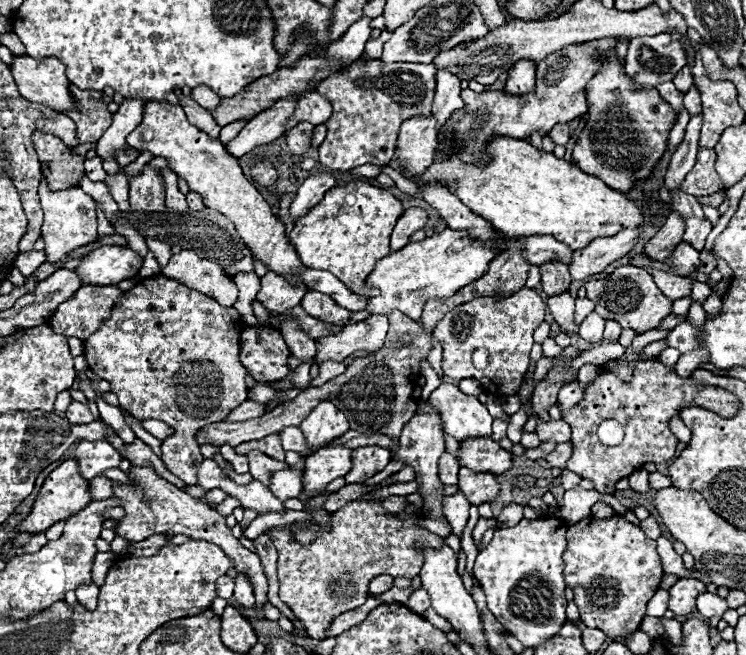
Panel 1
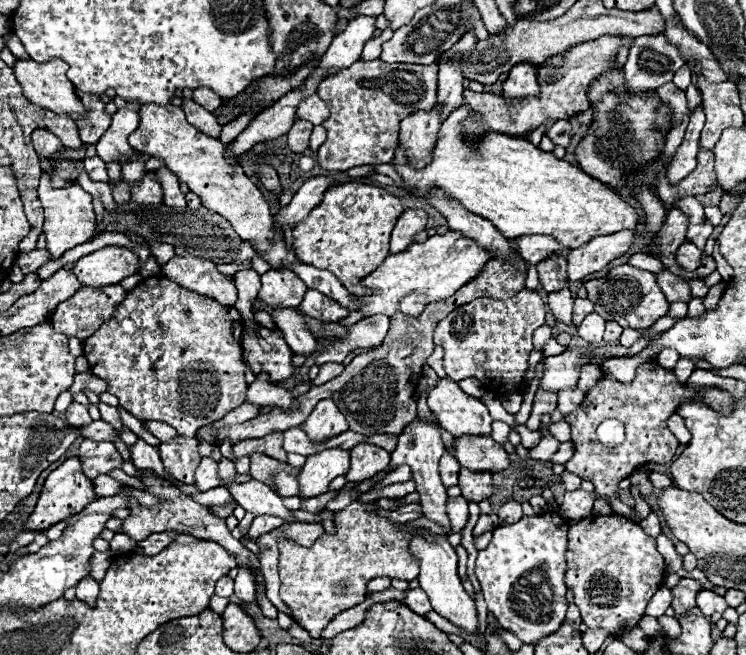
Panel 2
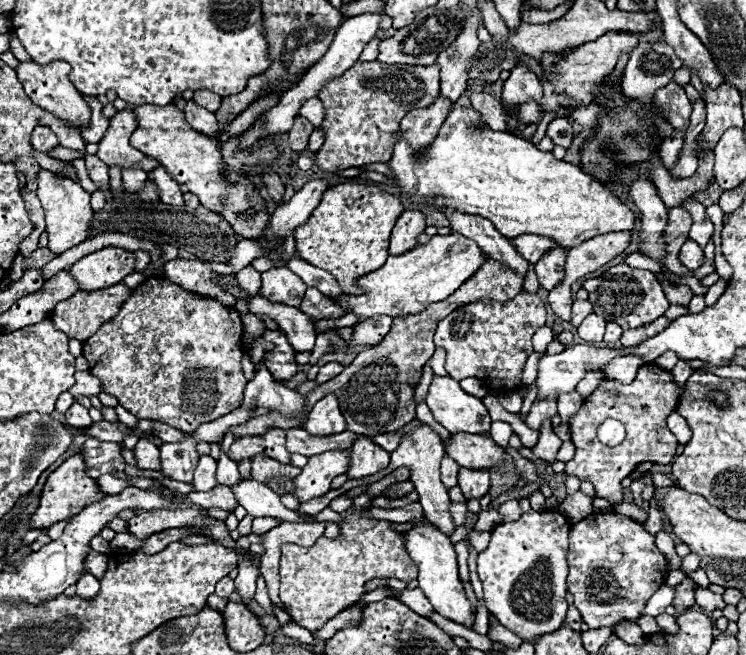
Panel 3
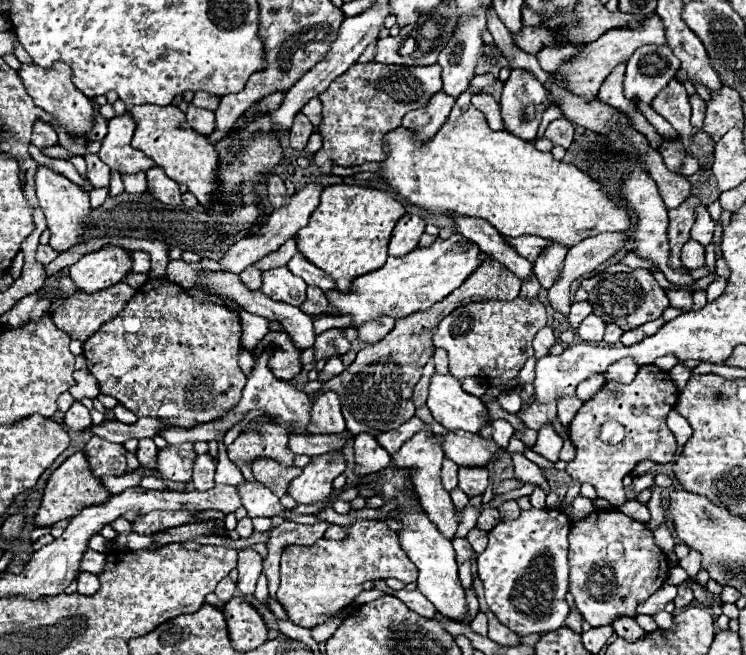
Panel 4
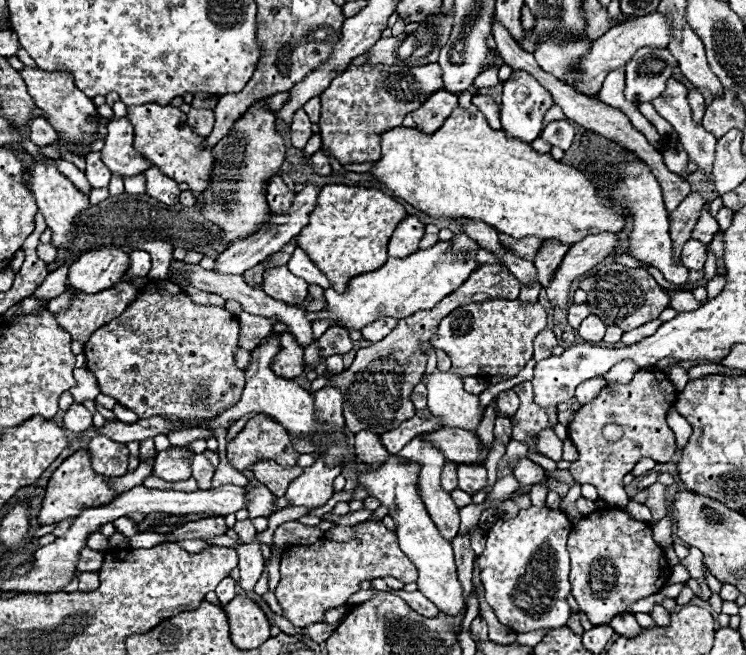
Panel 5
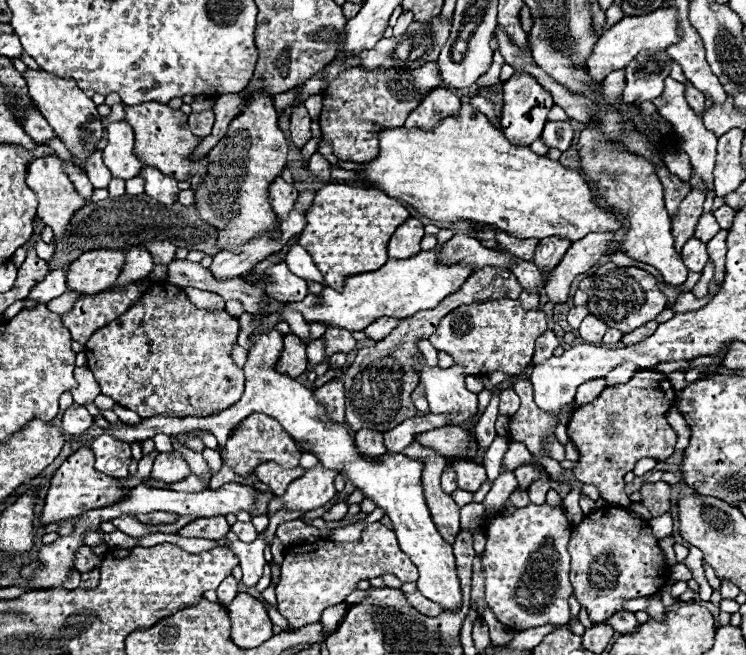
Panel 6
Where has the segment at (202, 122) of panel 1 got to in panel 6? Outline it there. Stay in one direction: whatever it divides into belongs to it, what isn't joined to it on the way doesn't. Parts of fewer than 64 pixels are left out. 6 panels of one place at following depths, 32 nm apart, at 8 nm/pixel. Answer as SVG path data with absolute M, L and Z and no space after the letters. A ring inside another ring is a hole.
M204 110L204 112L192 112L188 116L188 124L190 124L190 130L198 136L198 138L204 138L212 132L212 124L214 124L214 112L212 110Z

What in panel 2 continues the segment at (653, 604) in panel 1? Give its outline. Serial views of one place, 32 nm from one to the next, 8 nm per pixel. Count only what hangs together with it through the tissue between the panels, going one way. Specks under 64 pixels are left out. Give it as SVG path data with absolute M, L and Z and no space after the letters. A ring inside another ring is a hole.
M662 586L662 588L650 598L644 614L658 618L658 616L662 616L662 614L666 612L666 608L670 606L670 602L672 602L672 590L666 588L666 586Z

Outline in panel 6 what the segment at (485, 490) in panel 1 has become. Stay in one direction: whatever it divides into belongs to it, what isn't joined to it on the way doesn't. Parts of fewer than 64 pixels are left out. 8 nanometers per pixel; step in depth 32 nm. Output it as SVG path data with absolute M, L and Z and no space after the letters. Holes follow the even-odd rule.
M454 460L448 466L450 466L450 470L456 472L456 482L462 490L476 492L480 488L480 484L486 480L484 466L474 464L470 460Z

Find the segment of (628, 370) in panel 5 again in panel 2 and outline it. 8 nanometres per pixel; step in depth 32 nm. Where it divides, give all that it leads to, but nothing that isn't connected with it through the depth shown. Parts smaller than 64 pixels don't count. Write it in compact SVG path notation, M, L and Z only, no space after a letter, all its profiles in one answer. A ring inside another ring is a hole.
M655 346L647 347L647 354L641 352L635 356L622 356L618 358L610 358L606 364L602 364L602 372L616 378L622 384L630 384L636 376L636 368L643 362L650 360L652 354L656 354L658 348Z

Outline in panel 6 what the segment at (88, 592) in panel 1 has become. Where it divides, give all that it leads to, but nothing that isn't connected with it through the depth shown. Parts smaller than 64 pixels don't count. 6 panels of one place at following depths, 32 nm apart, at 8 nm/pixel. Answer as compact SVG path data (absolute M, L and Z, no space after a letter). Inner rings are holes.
M97 567L90 572L81 574L81 583L79 587L83 589L94 588L98 585L99 579L100 569Z

